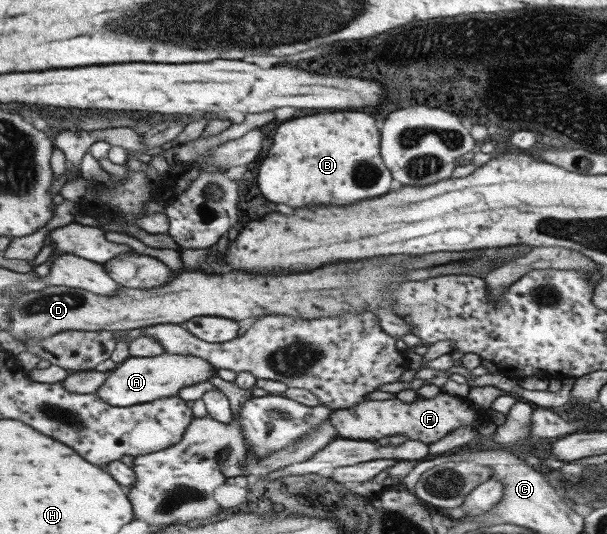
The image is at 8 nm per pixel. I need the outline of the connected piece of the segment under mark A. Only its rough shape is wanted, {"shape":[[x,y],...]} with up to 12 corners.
{"shape":[[184,354],[128,357],[95,394],[128,407],[208,382],[216,368]]}

